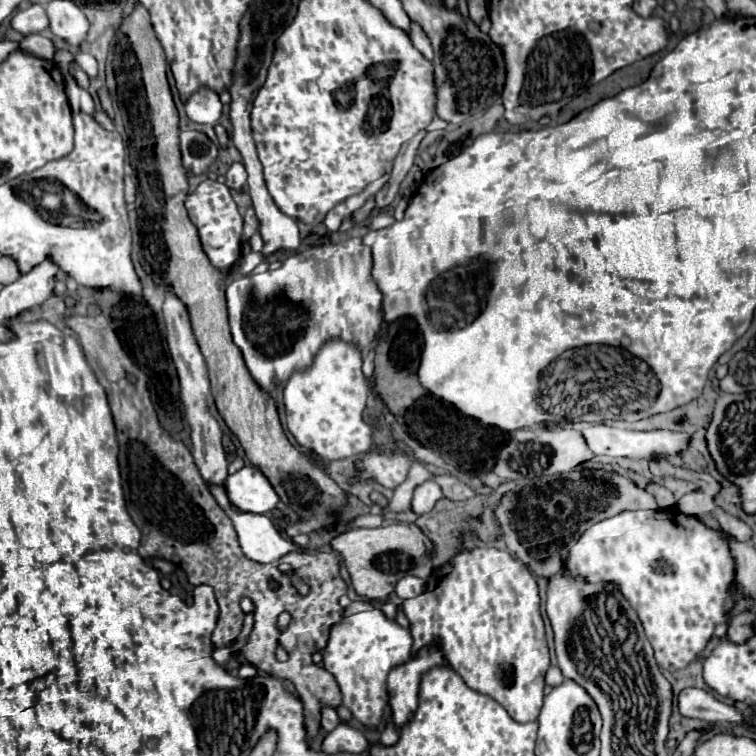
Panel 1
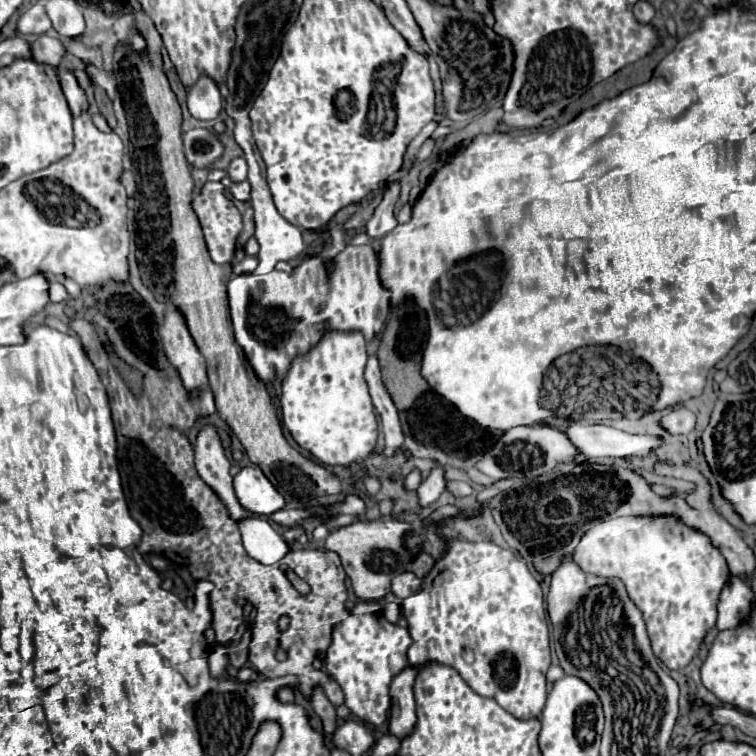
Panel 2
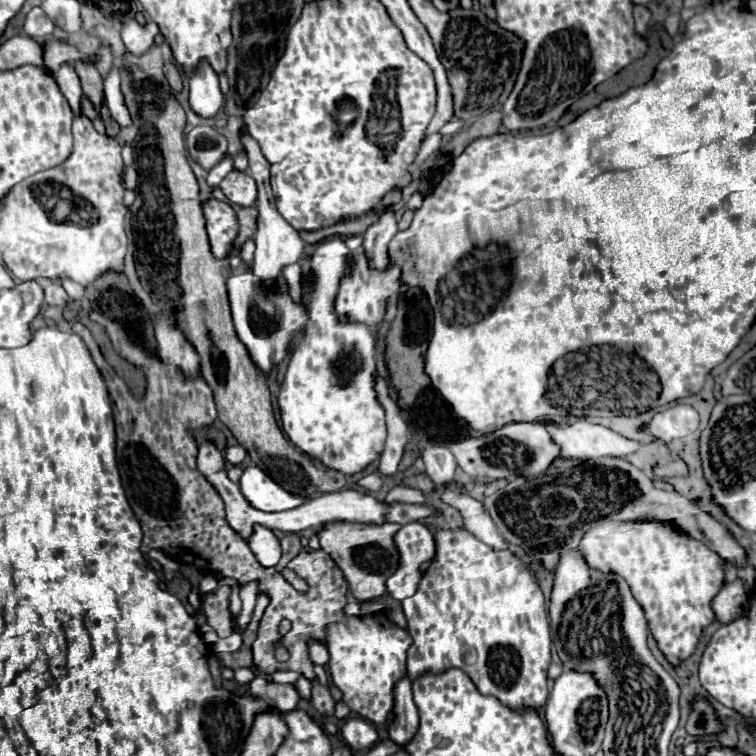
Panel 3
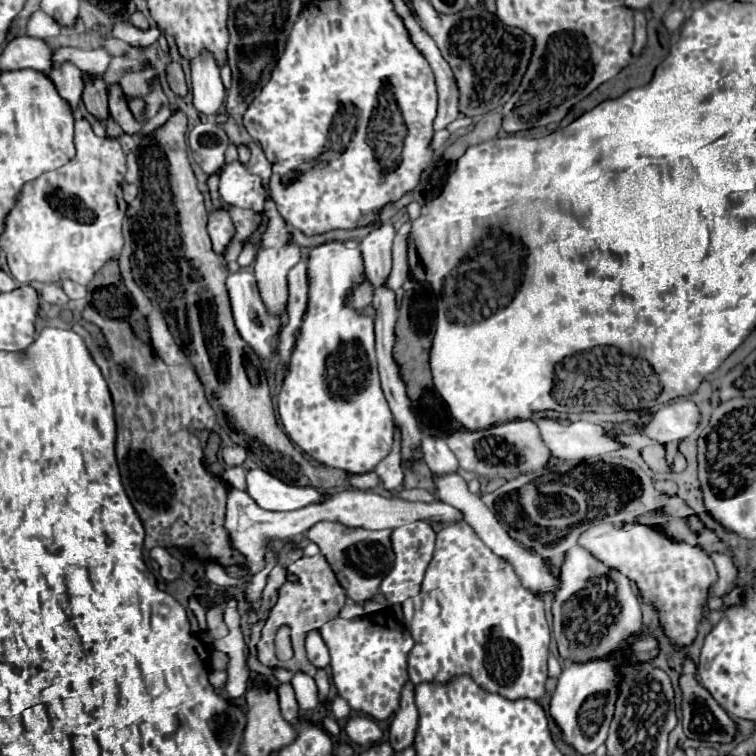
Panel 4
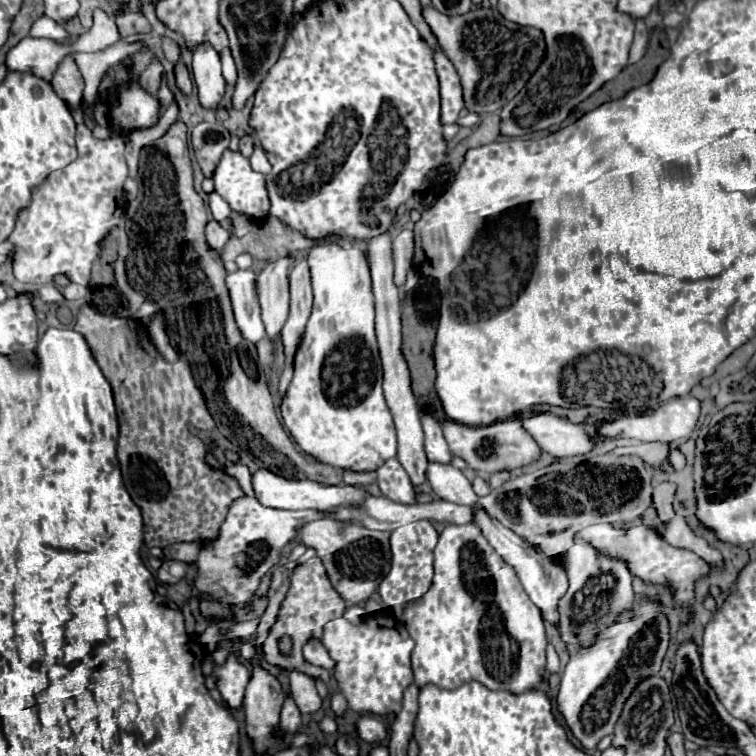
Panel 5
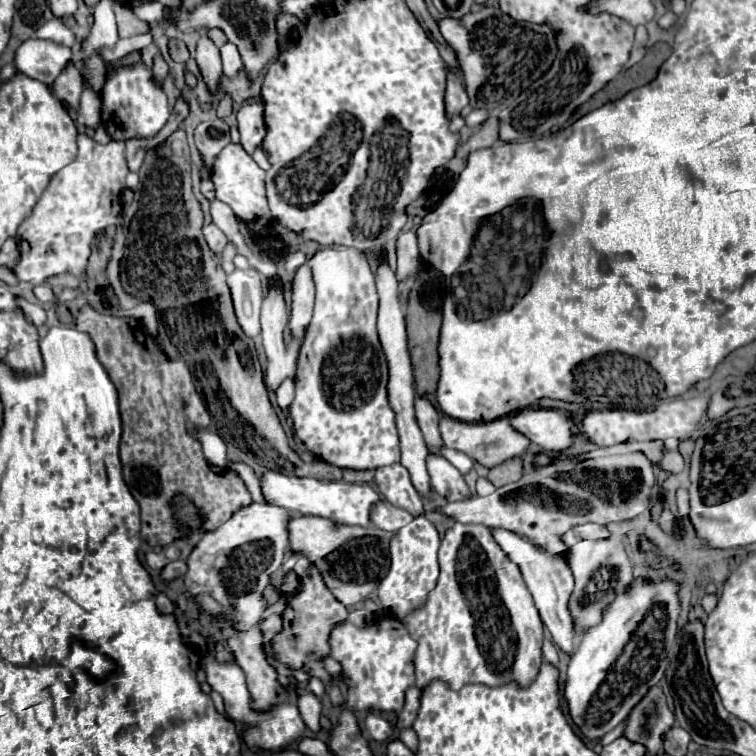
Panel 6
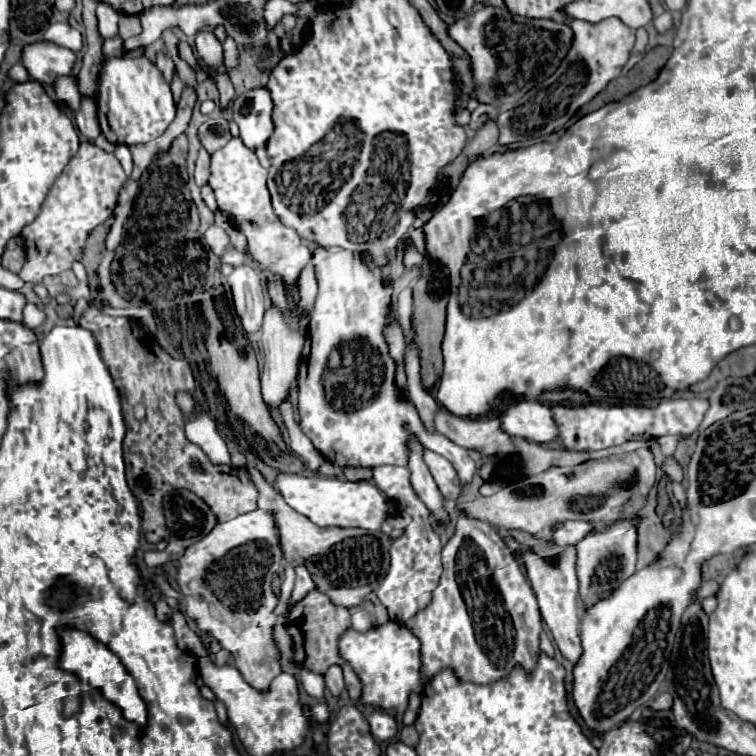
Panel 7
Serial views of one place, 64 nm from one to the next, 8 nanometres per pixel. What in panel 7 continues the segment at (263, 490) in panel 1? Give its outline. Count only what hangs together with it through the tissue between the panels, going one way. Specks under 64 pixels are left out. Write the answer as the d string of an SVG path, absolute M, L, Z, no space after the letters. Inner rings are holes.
M280 474L276 478L276 488L284 496L286 504L312 520L320 528L364 528L364 530L380 530L384 518L394 510L394 504L368 480L350 482L346 478L334 476L296 476L296 474Z

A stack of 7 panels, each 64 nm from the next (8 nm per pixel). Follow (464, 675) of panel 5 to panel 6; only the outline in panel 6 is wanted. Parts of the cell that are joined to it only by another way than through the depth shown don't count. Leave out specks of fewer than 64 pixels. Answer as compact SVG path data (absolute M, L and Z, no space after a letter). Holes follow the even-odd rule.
M456 522L440 544L438 562L440 576L436 588L428 594L422 608L404 618L404 626L418 642L414 658L416 686L424 688L432 680L444 680L452 690L460 690L464 684L502 686L514 680L520 686L532 684L542 664L544 626L520 576L520 568L504 556L504 550L492 540L490 528ZM476 624L496 626L496 630L490 630L488 650L488 654L496 654L494 666L490 666L484 650L478 646Z

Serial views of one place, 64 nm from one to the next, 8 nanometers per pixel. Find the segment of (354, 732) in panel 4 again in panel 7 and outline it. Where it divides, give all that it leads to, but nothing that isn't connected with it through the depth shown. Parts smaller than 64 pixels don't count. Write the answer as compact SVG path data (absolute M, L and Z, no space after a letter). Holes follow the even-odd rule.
M372 712L368 720L370 720L370 728L372 728L374 738L378 738L378 740L392 740L392 738L396 738L398 724L396 724L396 720L390 714L386 714L386 712Z

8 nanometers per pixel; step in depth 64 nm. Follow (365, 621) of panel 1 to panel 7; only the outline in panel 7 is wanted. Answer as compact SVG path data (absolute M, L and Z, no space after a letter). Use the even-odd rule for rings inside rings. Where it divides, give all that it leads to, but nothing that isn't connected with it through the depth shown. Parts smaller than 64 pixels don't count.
M392 620L384 626L370 628L368 632L356 632L350 628L340 638L340 654L344 660L350 662L364 684L362 702L384 710L396 708L398 712L404 712L408 708L410 694L420 694L426 684L422 676L420 646L420 640L404 624Z

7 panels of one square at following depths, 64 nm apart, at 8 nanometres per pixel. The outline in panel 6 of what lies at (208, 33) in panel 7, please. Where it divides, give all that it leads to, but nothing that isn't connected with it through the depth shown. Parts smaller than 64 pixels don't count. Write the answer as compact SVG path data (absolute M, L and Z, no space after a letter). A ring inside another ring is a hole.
M202 34L198 38L196 62L202 70L202 76L208 84L208 88L214 90L220 80L220 74L222 74L222 60L220 60L220 48L216 48L216 44L212 44L212 40L206 34Z

